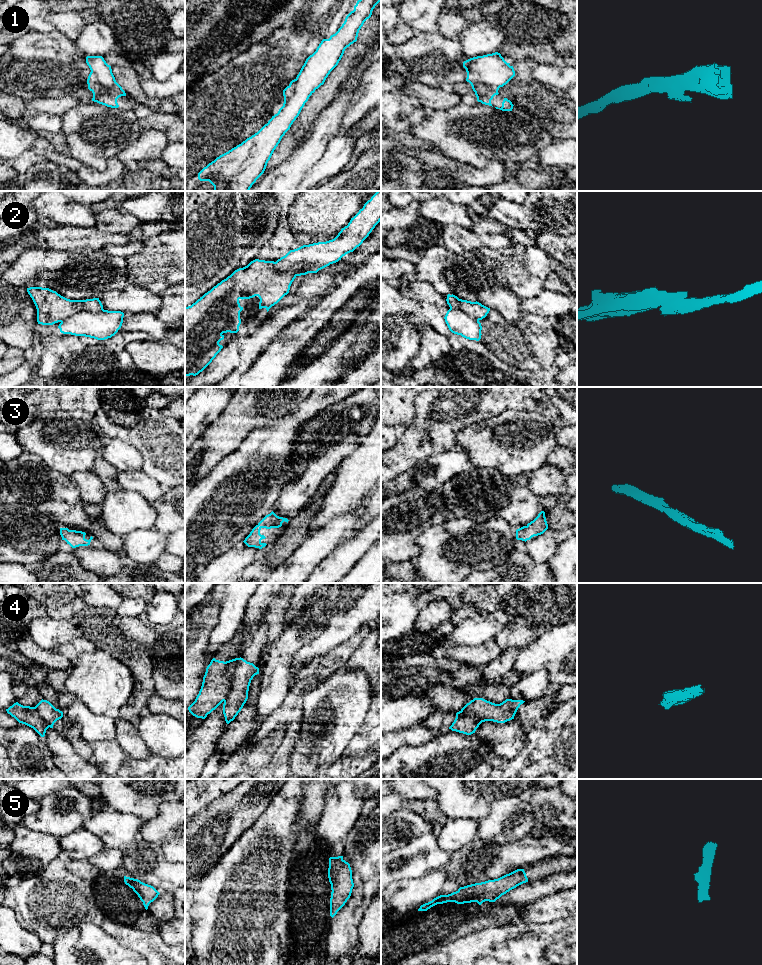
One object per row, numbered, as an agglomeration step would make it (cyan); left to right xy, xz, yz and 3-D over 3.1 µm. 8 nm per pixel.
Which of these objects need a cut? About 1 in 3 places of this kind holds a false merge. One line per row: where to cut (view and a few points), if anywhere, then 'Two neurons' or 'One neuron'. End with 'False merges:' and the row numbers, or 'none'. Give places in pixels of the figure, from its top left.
1: Split along yz (467, 73), (475, 73), (483, 82), (499, 87). Two neurons
2: Split along xy (103, 309), (99, 311), (78, 311), (61, 322). Two neurons
3: No split. One neuron
4: Split along xz (240, 658), (232, 678), (231, 687), (223, 700). Two neurons
5: No split. One neuron
False merges: 1, 2, 4

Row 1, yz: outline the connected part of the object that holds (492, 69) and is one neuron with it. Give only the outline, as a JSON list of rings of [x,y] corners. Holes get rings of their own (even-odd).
[[[495,52],[470,58],[463,62],[463,67],[467,74],[475,73],[483,83],[500,88],[515,76],[513,66],[509,64],[500,53]]]

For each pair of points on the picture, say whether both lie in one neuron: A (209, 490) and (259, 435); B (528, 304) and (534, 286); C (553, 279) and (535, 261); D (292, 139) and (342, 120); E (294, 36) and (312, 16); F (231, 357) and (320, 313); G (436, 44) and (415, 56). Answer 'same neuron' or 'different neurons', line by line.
A: same neuron
B: different neurons
C: different neurons
D: different neurons
E: different neurons
F: different neurons
G: same neuron

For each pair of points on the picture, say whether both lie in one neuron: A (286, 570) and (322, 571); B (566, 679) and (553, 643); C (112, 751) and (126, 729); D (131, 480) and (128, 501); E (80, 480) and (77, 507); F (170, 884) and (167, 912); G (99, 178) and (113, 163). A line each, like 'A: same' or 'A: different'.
A: different
B: same
C: different
D: different
E: different
F: different
G: same

